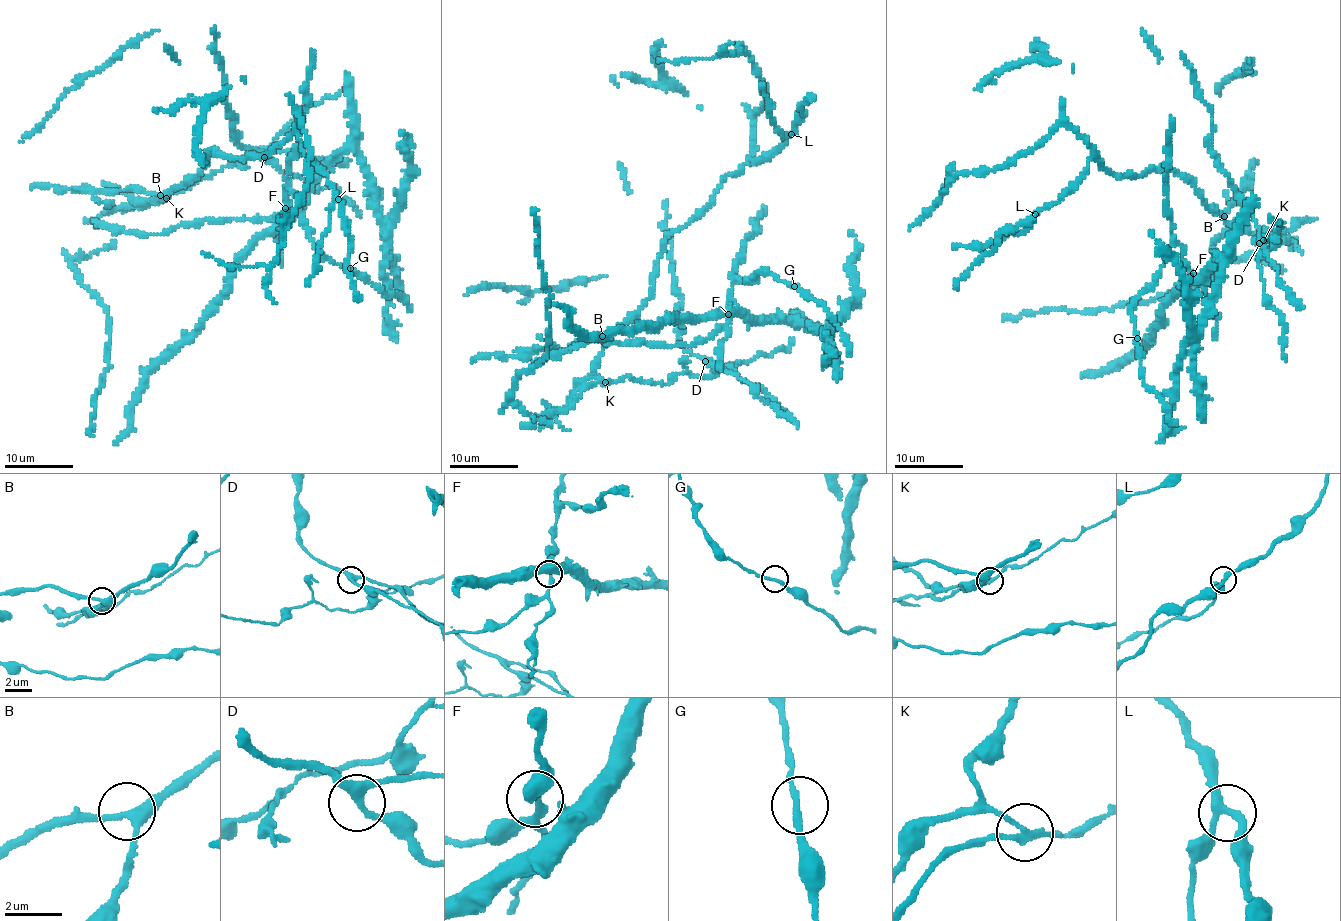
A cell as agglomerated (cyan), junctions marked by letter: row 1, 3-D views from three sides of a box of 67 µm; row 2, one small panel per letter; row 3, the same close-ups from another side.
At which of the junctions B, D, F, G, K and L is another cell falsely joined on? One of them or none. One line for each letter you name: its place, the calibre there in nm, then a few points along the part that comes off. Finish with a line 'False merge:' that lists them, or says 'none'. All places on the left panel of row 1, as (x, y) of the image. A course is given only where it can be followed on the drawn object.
K: at (166, 198); 180 nm thick
False merge: K

